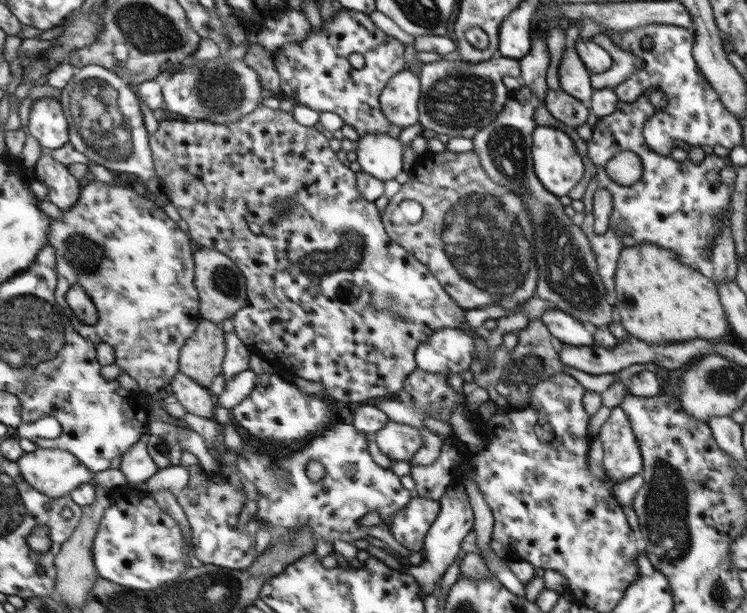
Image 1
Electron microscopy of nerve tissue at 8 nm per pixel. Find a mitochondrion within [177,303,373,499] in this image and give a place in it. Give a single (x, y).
(280, 483)

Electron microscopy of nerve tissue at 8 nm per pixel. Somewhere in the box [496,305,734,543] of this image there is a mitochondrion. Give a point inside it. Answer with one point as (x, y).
(529, 365)

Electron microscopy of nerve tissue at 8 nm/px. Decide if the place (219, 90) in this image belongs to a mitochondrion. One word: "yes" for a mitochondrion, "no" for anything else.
yes

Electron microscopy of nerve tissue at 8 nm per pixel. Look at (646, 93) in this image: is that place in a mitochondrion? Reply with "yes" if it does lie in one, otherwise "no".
no

